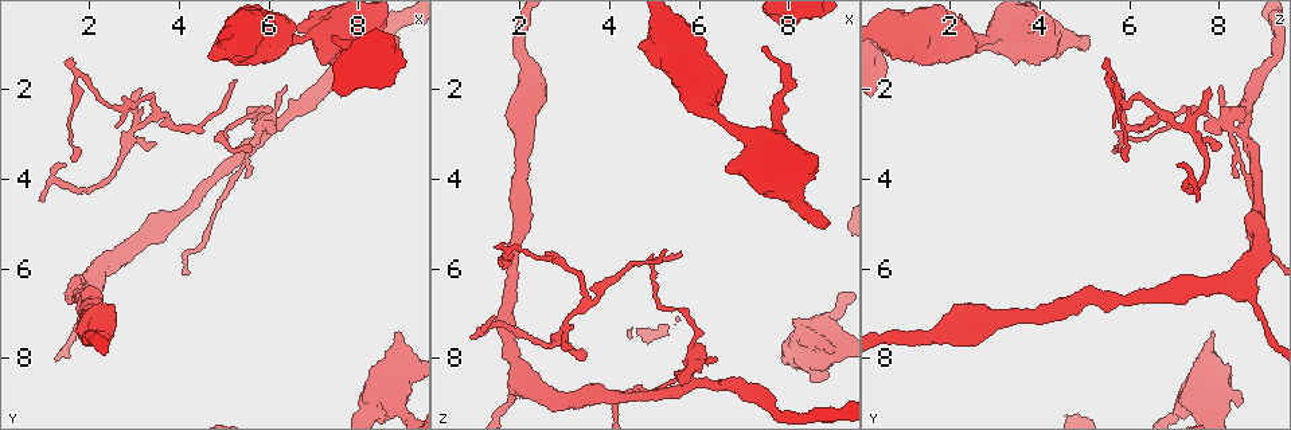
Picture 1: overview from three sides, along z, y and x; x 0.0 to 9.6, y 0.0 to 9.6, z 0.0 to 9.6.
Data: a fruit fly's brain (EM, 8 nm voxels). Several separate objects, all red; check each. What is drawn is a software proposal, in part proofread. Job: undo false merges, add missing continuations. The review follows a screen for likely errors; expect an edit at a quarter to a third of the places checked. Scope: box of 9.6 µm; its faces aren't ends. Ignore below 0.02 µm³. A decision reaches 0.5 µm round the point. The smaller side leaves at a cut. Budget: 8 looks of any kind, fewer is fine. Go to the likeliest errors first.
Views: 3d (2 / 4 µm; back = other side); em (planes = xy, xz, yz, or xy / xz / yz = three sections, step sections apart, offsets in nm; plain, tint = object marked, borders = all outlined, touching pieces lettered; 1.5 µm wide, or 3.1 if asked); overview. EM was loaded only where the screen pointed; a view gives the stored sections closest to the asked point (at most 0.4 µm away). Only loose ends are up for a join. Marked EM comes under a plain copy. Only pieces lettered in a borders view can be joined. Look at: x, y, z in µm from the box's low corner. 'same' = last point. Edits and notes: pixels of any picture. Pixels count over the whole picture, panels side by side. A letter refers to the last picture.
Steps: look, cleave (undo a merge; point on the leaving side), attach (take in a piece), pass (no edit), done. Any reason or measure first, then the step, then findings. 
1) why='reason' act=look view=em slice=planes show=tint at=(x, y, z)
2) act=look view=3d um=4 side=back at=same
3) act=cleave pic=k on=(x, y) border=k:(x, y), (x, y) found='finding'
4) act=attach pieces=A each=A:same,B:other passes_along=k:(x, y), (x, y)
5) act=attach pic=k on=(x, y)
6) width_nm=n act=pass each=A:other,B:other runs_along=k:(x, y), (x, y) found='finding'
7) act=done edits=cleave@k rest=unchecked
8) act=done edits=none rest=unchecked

why='branch stops here' act=look view=3d um=4 at=(7.45, 0.75, 1.10)

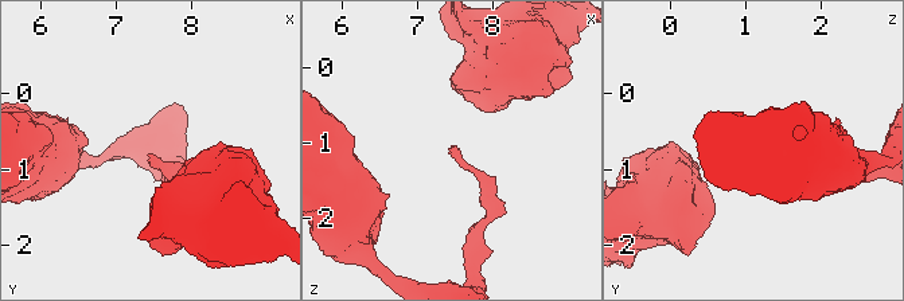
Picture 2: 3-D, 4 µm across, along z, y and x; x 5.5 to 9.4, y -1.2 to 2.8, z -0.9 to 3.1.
act=look view=em slice=planes show=borders at=(7.40, 0.80, 1.10)

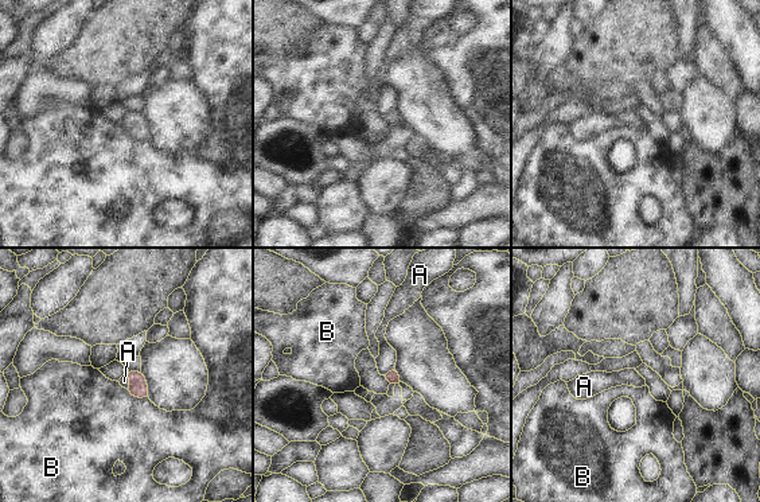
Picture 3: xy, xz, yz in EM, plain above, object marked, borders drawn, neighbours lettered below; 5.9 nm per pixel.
act=attach pieces=A each=A:same,B:other passes_along=3:(139, 388), (131, 382), (124, 381) found='it goes on there'

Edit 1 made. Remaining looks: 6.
why='branch stops here' act=look view=em slice=xy step=8 show=tint at=(8.80, 7.45, 7.85)

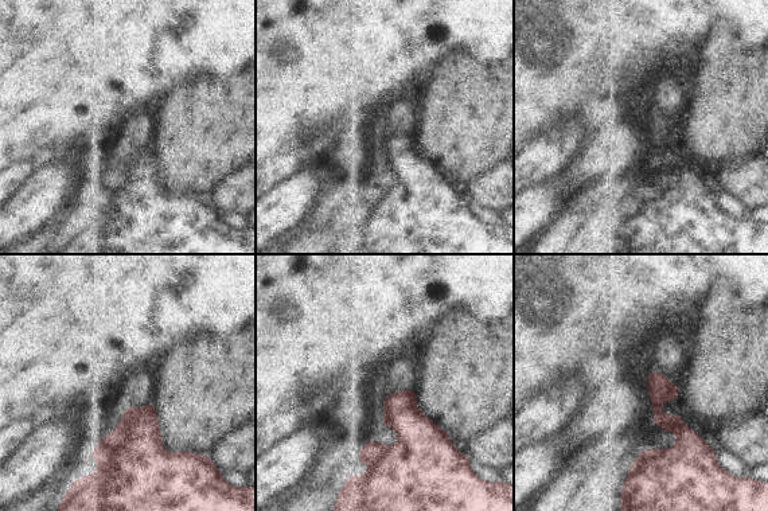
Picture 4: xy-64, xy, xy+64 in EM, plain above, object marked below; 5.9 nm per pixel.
why='another direction' act=look view=em slice=planes show=borders at=same

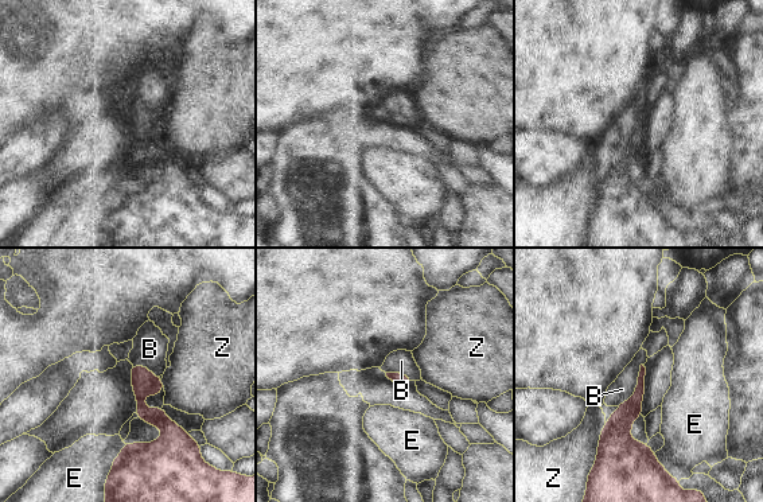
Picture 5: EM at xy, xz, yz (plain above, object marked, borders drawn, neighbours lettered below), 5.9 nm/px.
act=pass each=B:other,E:other,Z:other runs_along=5:(141, 369), (141, 407), (164, 436), (125, 451) found='none of them fits'

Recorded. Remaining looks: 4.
why='branch stops here' act=look view=em slice=yz step=4 show=tint at=(6.45, 1.95, 8.00)

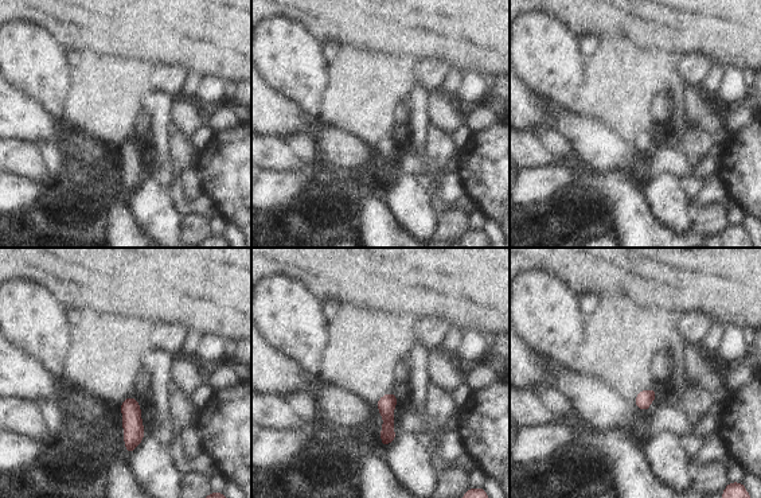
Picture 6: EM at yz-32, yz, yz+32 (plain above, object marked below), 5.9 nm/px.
act=look view=em slice=planes show=borders at=same

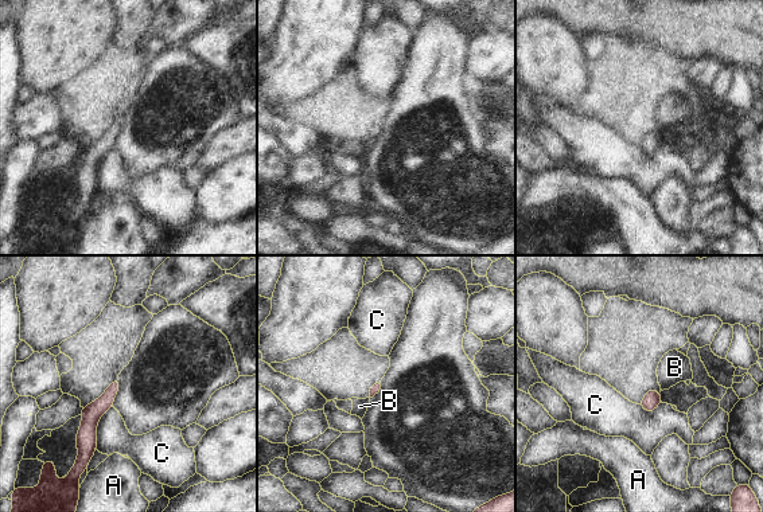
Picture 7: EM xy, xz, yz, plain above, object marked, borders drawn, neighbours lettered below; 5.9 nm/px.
longest_contact=C:280nm act=pass each=A:other,B:other,C:other found='no lettered piece goes on from it'

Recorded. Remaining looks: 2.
act=done edits=attach@3 rest=unchecked

